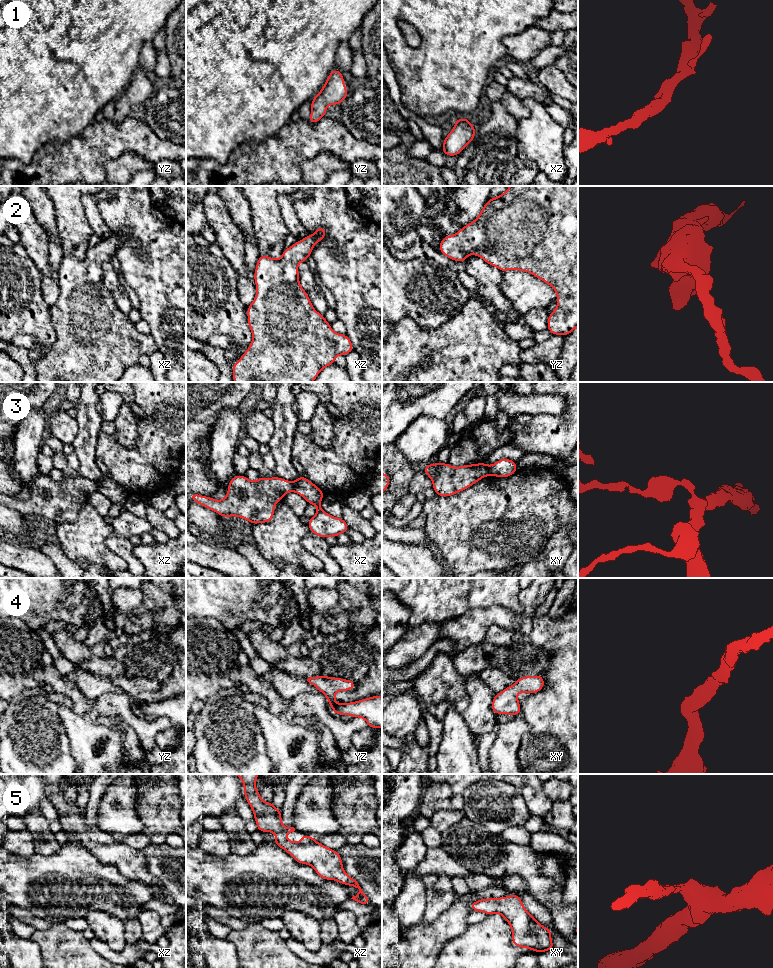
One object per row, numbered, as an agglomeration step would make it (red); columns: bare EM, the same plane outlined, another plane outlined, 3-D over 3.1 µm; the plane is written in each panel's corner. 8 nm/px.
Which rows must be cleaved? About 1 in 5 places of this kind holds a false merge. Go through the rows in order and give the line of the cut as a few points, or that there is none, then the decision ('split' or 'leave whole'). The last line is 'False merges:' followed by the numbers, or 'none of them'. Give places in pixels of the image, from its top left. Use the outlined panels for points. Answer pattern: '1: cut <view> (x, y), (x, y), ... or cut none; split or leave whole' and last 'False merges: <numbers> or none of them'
1: cut none; leave whole
2: cut none; leave whole
3: cut xz (294, 482), (292, 490); split
4: cut none; leave whole
5: cut none; leave whole
False merges: 3

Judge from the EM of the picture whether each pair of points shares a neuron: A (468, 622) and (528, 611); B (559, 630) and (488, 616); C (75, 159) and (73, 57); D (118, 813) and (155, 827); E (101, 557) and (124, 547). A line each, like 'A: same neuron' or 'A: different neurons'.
A: same neuron
B: different neurons
C: different neurons
D: different neurons
E: different neurons

